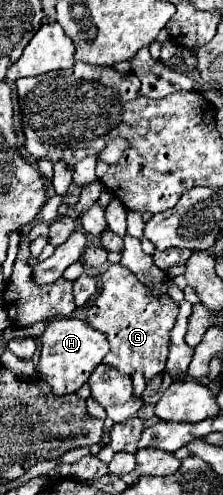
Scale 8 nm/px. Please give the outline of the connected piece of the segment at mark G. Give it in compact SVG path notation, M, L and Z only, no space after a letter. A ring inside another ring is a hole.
M111 264L101 276L101 292L95 298L93 306L87 310L89 324L103 332L109 340L109 354L103 358L103 364L115 368L121 374L143 372L145 382L151 382L165 370L171 330L177 318L177 302L169 294L155 294L147 284L123 268L121 264Z

